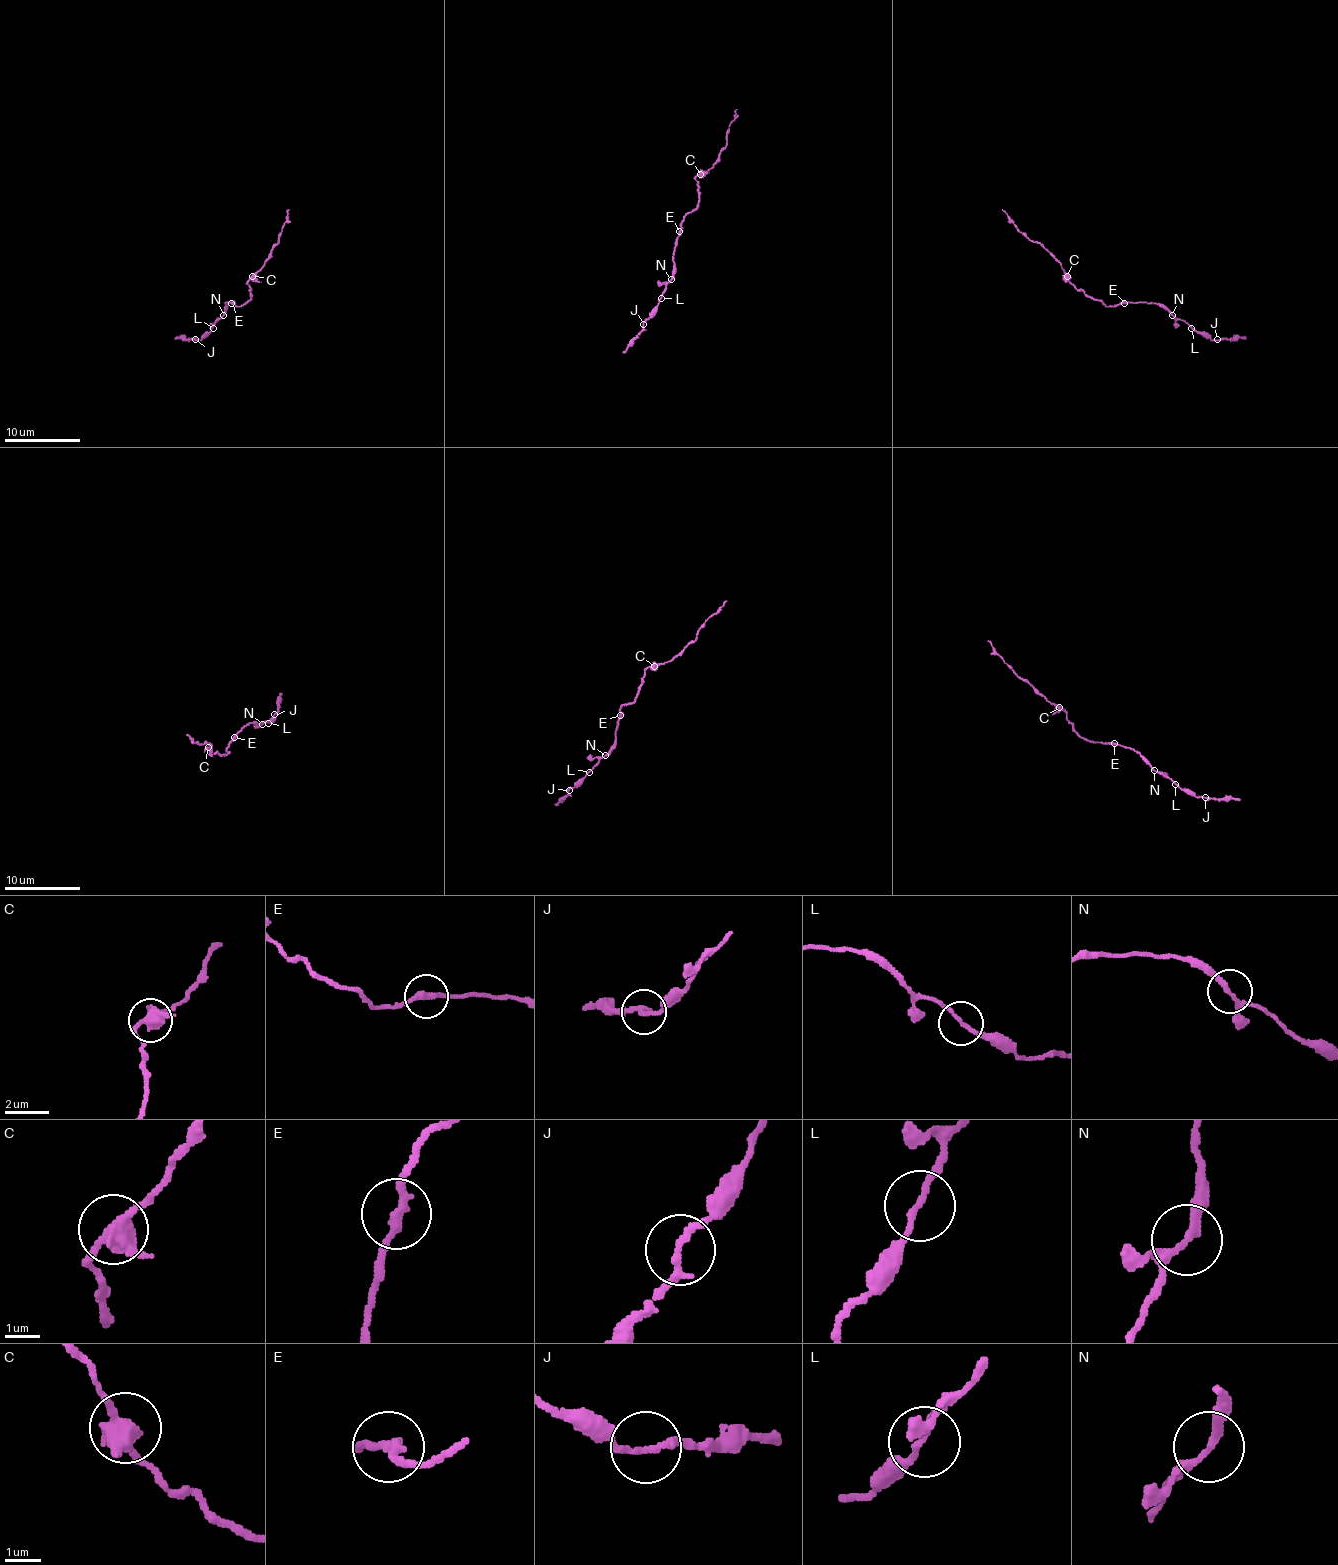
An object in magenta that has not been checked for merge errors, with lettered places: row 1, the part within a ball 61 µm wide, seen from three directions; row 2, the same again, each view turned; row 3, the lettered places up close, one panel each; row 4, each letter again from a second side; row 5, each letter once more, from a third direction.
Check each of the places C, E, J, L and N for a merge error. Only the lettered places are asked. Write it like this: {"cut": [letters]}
{"cut": []}

